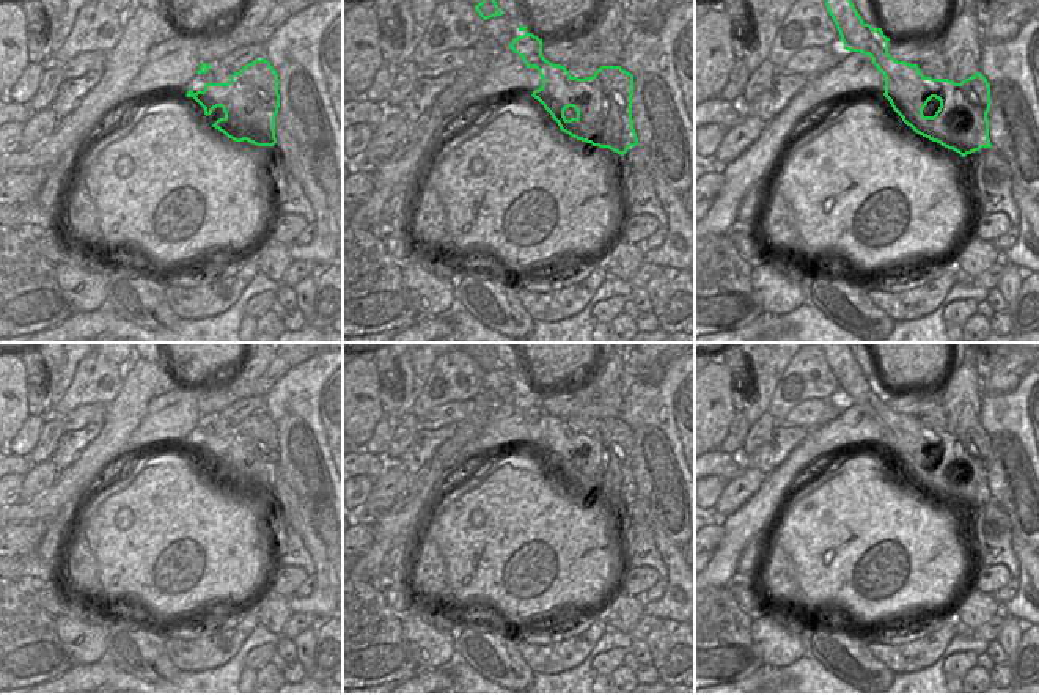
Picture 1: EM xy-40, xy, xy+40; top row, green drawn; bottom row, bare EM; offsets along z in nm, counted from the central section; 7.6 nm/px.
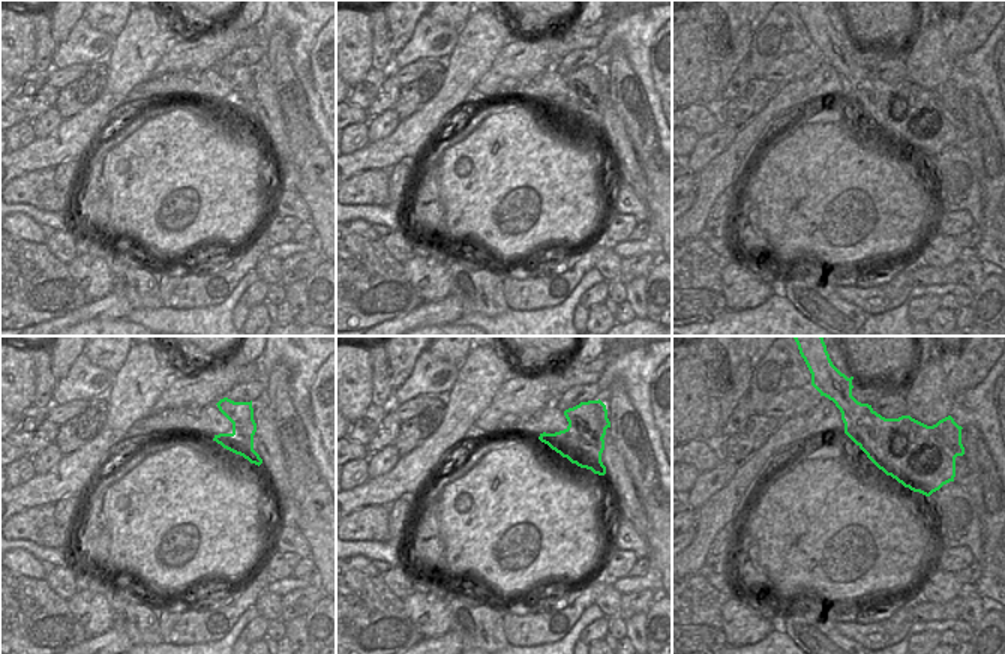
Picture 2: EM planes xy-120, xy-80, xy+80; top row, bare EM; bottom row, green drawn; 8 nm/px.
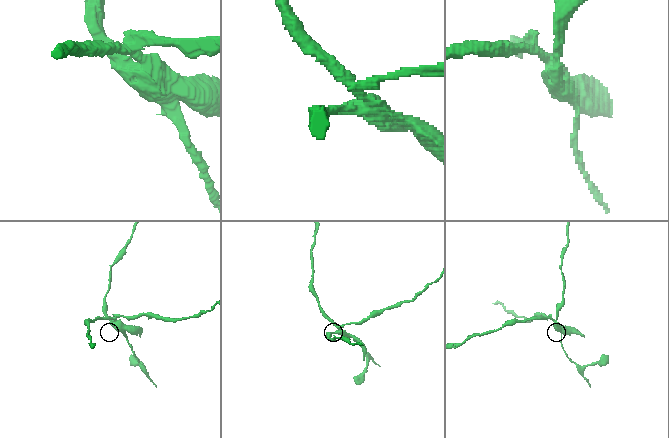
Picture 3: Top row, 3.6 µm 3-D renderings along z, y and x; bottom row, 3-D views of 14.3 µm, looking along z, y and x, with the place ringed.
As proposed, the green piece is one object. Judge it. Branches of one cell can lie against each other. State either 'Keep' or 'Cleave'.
Cleave

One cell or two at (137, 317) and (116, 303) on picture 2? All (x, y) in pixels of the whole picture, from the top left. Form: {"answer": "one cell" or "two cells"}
{"answer": "two cells"}

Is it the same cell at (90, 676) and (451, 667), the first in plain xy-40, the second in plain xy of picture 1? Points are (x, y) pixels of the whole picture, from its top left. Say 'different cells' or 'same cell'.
different cells

